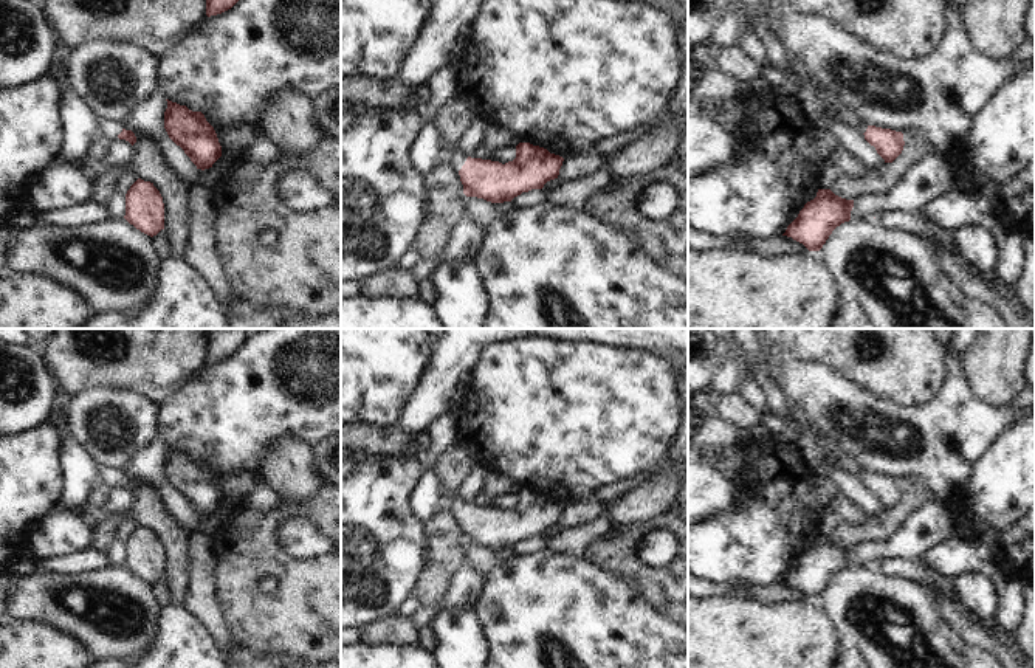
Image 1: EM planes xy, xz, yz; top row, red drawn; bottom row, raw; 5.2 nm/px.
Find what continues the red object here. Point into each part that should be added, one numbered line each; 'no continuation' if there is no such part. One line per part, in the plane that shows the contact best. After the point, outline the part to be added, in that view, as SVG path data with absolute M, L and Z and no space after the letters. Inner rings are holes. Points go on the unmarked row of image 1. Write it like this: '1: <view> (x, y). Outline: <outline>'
1: xz (456, 506). Outline: M457 491L449 498L449 501L446 502L446 507L449 510L449 515L454 518L460 518L462 513L466 508L466 502L463 502L459 496Z

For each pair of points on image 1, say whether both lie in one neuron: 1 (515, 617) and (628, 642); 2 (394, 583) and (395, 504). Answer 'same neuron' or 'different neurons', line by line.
1: same neuron
2: same neuron

